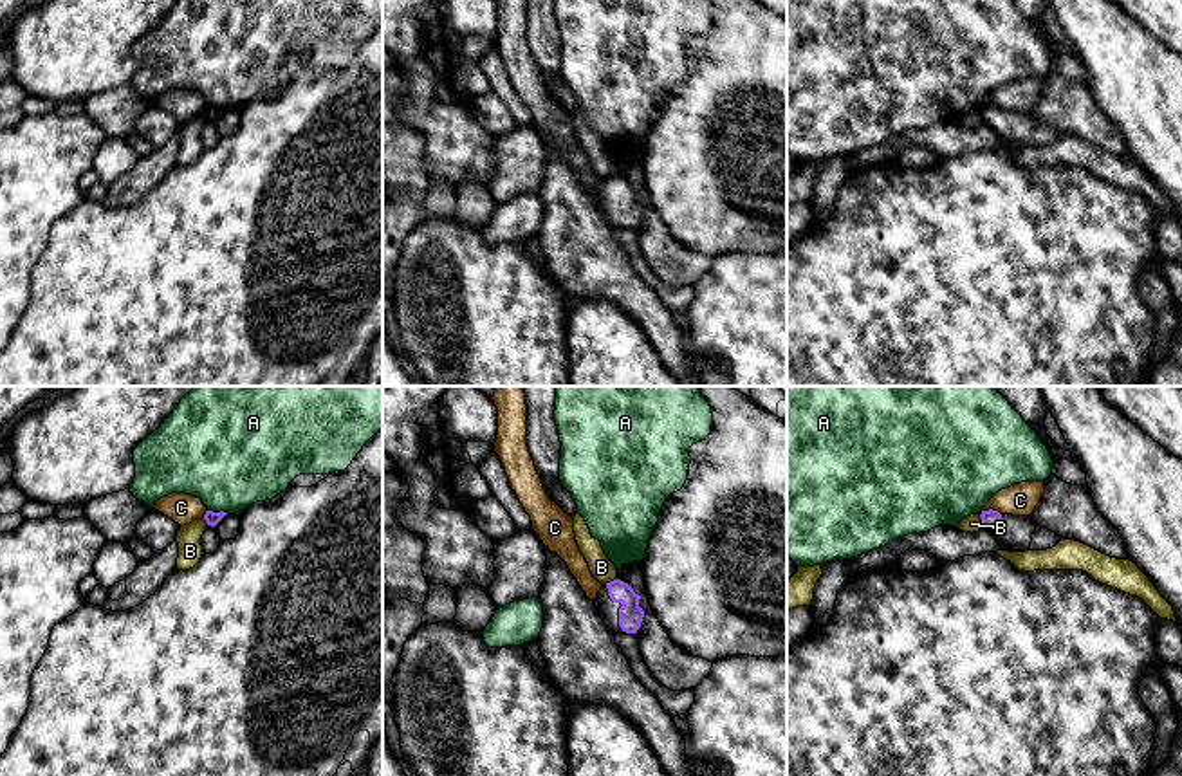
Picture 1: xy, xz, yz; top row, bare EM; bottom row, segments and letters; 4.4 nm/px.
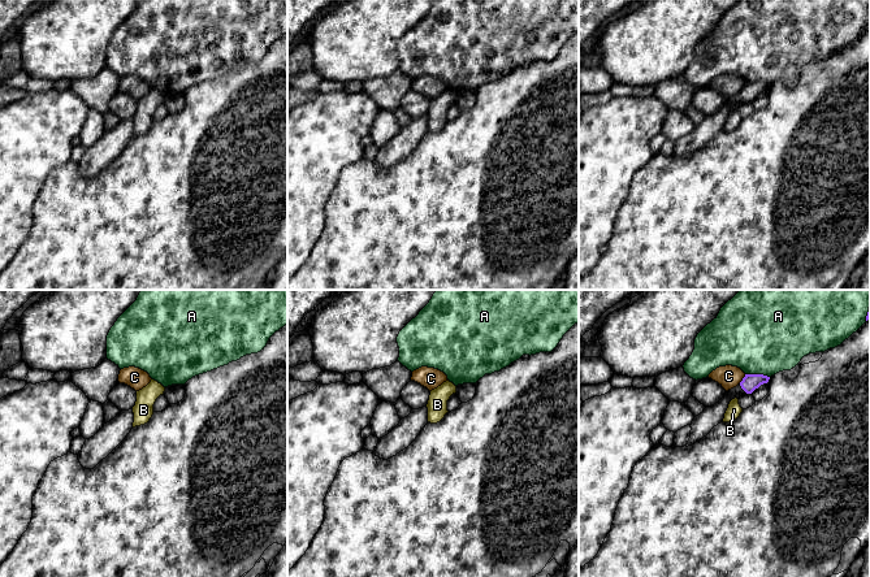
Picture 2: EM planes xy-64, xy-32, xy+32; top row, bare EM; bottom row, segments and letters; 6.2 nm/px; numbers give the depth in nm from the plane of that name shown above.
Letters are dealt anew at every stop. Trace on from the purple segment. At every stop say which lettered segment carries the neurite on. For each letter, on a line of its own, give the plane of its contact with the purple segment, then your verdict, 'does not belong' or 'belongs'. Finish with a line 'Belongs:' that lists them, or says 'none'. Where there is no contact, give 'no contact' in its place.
A: xy | does not belong
B: xz | does not belong
C: yz | does not belong
Belongs: none

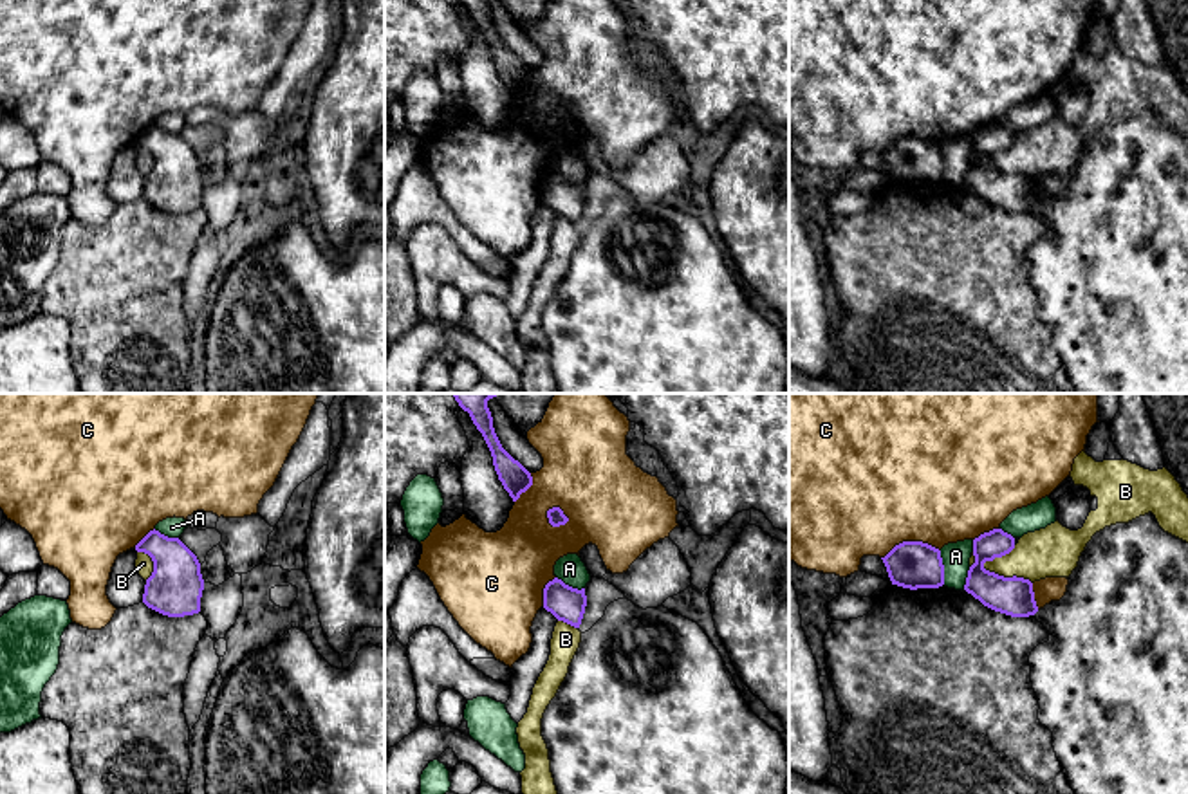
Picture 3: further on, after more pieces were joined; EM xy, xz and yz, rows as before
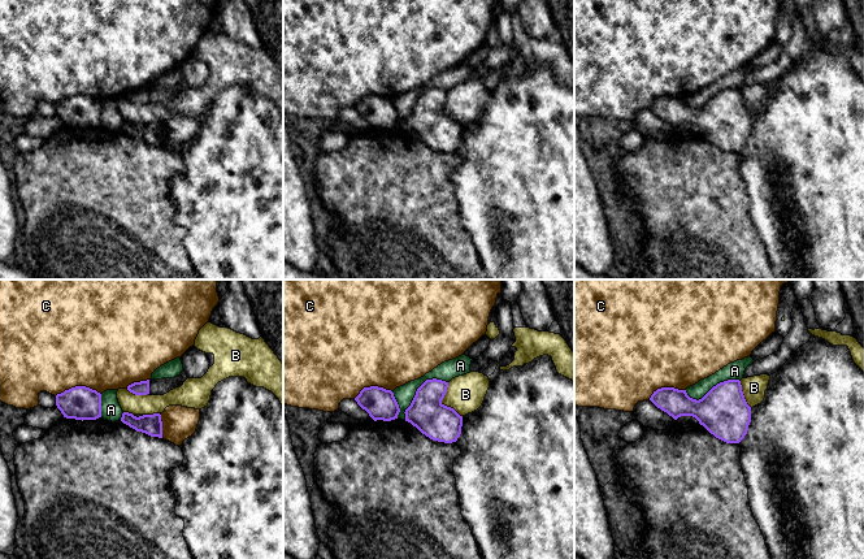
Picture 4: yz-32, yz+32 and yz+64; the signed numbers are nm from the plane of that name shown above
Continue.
A: yz | does not belong
B: yz | does not belong
C: yz | does not belong
Belongs: none

